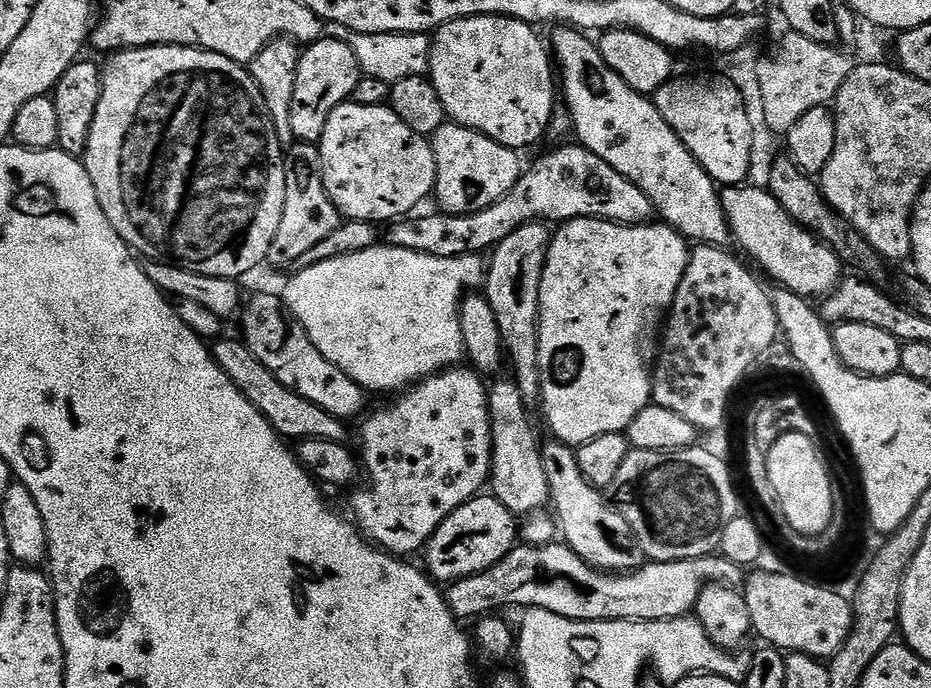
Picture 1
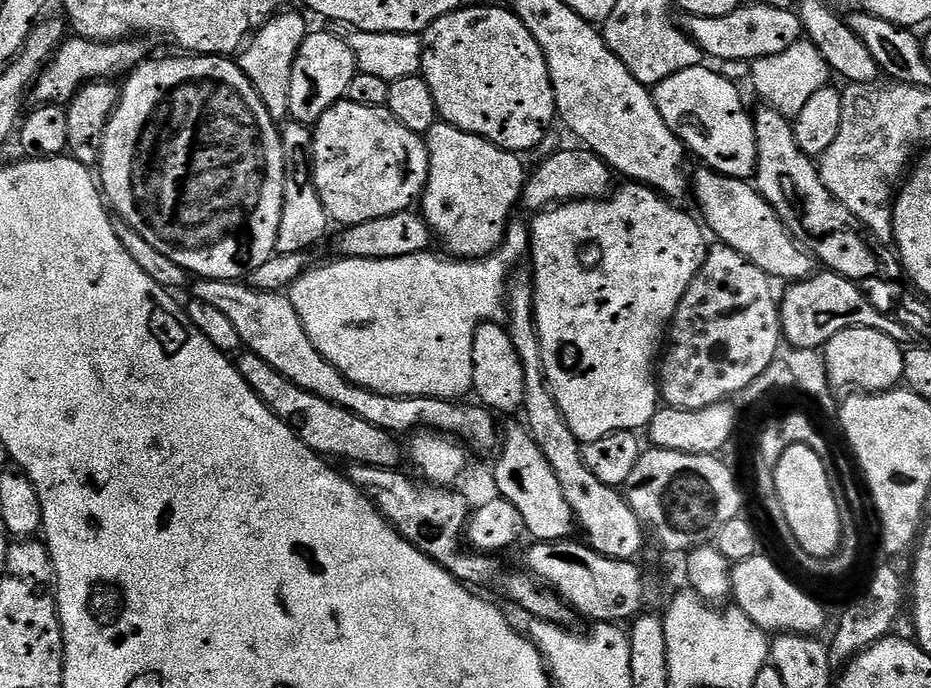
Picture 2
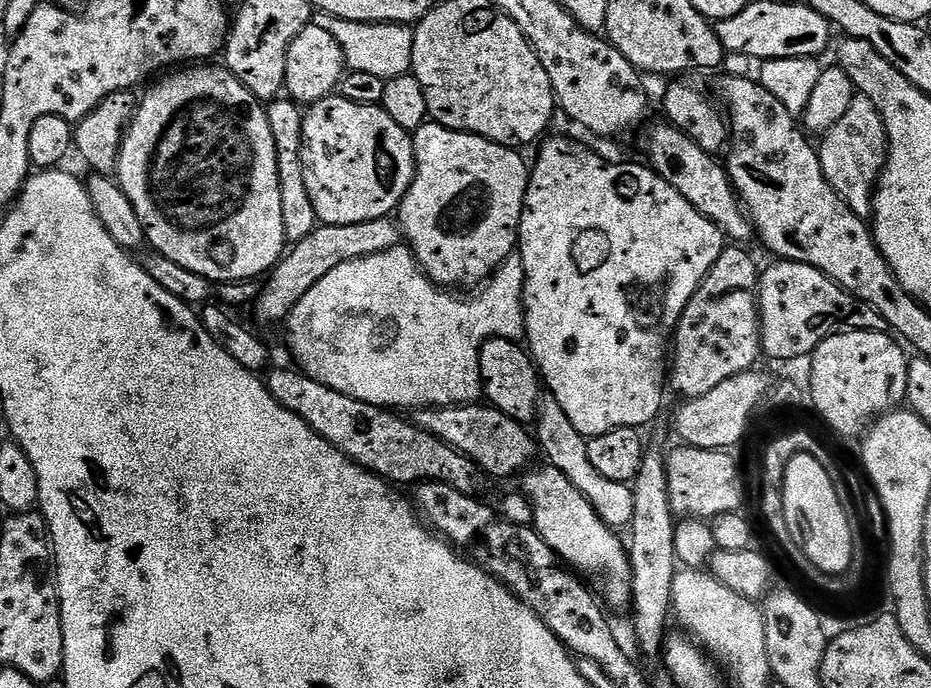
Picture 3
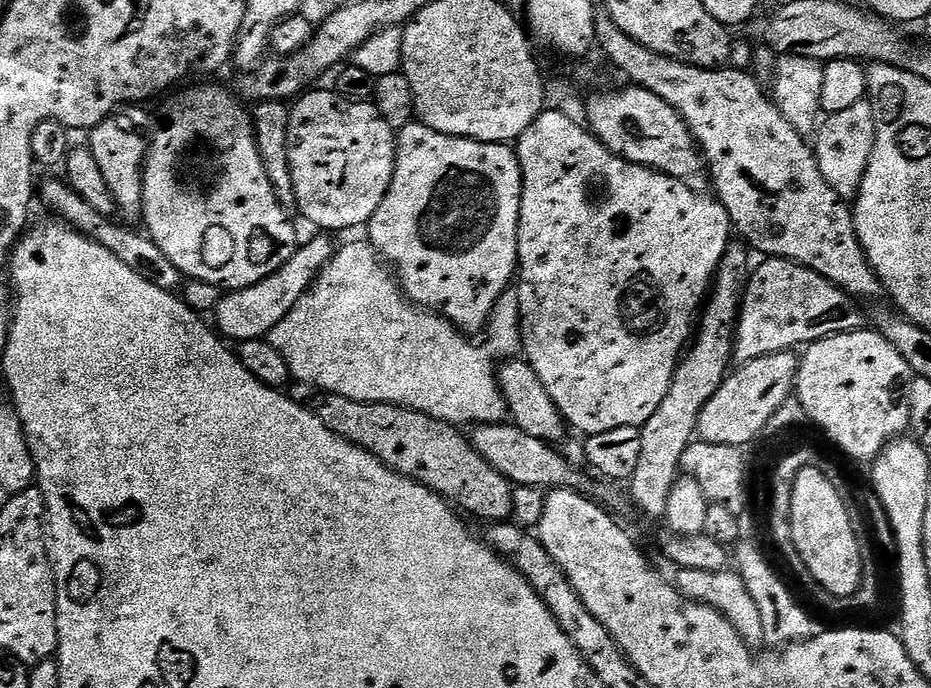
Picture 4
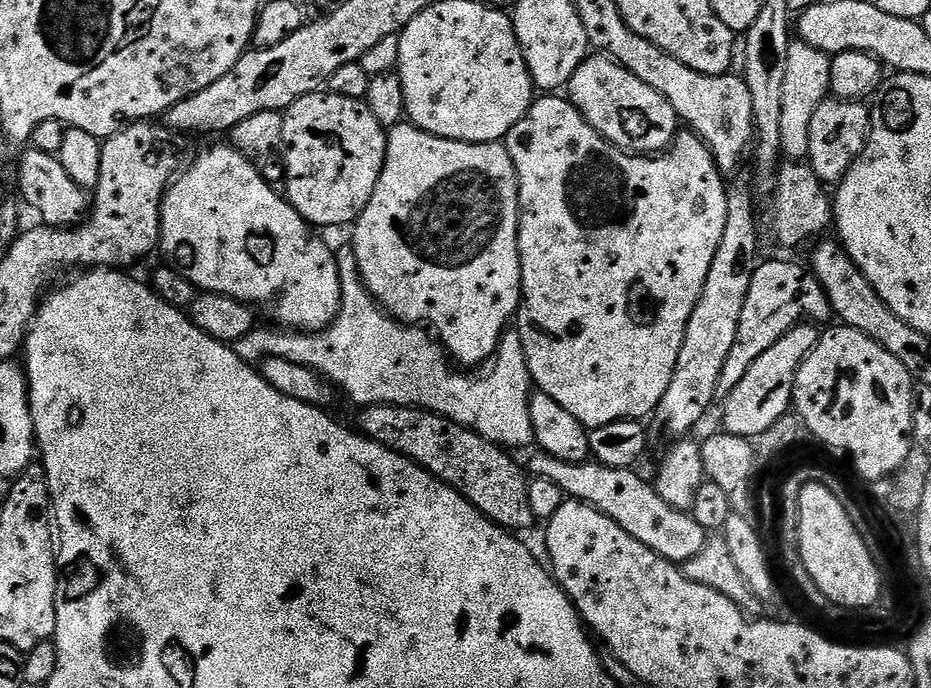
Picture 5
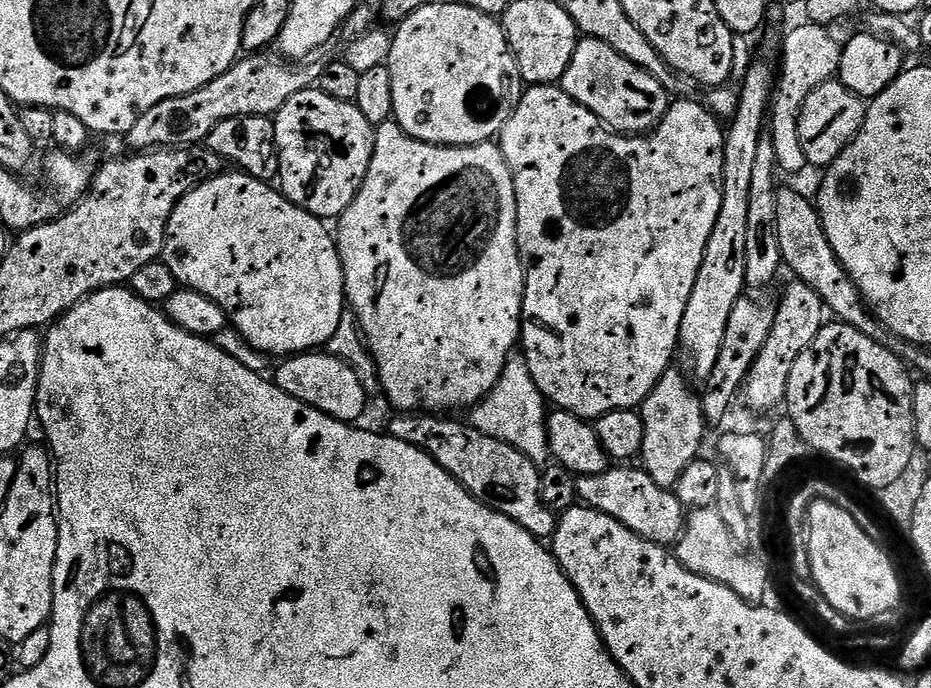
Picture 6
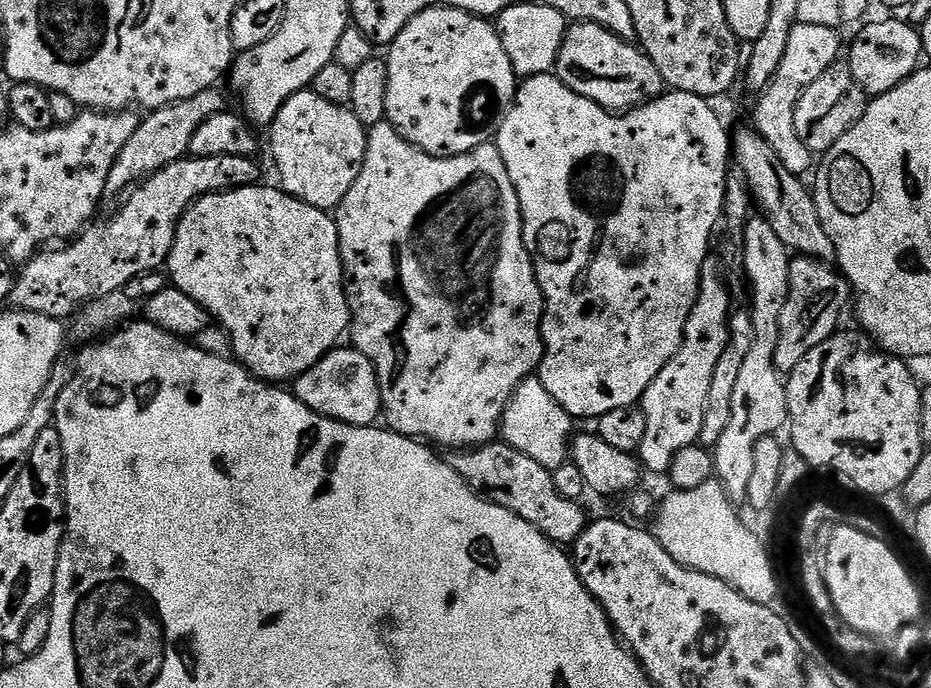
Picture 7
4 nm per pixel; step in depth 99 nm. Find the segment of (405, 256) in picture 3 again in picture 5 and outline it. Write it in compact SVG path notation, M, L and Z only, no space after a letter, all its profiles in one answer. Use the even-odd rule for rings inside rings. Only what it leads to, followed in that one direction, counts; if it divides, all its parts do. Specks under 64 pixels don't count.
M344 250L344 253L341 251L336 261L340 271L340 312L327 328L320 331L297 331L281 330L276 326L262 329L263 327L257 326L250 334L236 341L234 347L238 358L249 362L259 362L265 356L286 358L286 362L291 364L314 369L329 384L339 391L341 388L354 403L360 404L359 406L399 404L401 408L425 408L428 412L444 416L458 426L469 428L471 432L476 432L491 444L498 444L505 450L528 447L531 449L535 445L534 428L530 422L530 398L534 385L519 332L505 331L494 359L481 371L485 372L481 376L472 376L476 374L469 374L453 366L448 353L423 327L409 326L389 316L373 300L364 287L356 259L350 250Z

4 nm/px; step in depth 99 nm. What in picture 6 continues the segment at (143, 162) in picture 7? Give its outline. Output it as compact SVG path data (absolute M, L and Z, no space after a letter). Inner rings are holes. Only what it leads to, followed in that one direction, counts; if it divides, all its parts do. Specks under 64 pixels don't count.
M268 54L249 55L237 60L230 70L226 70L226 74L214 78L214 82L202 86L202 90L158 102L158 106L146 110L146 114L142 114L142 118L130 126L126 137L126 143L132 147L129 149L139 154L157 148L203 145L218 122L239 116L272 116L286 101L294 98L294 94L303 88L313 87L320 79L320 68L311 68L308 65L311 63L275 59L271 60Z

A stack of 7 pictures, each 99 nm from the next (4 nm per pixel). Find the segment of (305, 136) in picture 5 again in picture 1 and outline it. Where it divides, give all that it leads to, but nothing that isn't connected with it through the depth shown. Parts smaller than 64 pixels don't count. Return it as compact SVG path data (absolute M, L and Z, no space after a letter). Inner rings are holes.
M345 102L338 105L326 118L326 130L322 130L322 138L318 142L320 150L320 177L326 186L326 194L340 211L341 217L349 220L370 220L373 222L395 222L409 214L424 199L433 195L436 186L436 155L427 136L420 136L398 114L394 114L391 106L362 106Z

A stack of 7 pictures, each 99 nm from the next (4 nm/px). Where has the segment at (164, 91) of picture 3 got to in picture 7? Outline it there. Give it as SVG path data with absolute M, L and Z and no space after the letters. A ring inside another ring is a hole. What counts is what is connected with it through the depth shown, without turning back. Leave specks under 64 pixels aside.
M253 186L251 188L231 188L228 192L211 192L209 196L203 196L201 200L196 201L191 208L188 209L187 214L180 219L180 225L176 231L176 237L174 238L174 246L170 250L168 255L168 262L166 265L167 275L170 277L171 283L178 290L182 290L182 294L190 294L190 298L194 298L194 302L198 302L201 306L208 311L209 317L217 325L223 327L224 331L227 332L228 338L232 343L232 355L239 363L243 364L249 372L258 380L265 382L284 382L280 380L288 380L288 382L294 382L297 378L302 375L306 370L310 370L310 366L314 366L321 360L321 358L332 351L333 348L337 347L341 343L340 335L347 333L350 328L350 321L352 319L352 310L348 307L348 289L346 287L346 277L344 274L344 263L340 257L340 235L336 229L335 219L325 209L315 208L310 206L306 202L296 200L293 196L288 195L287 192L281 190L279 187L276 188L260 188L261 186Z

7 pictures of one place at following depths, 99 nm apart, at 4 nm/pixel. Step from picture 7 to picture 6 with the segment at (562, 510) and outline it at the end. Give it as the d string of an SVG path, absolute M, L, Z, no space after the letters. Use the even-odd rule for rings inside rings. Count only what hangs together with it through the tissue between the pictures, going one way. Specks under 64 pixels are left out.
M396 414L393 417L386 428L387 435L402 442L410 442L410 446L418 446L423 452L428 452L430 458L434 458L434 462L438 462L438 466L442 466L442 470L451 474L471 496L478 498L483 504L489 504L494 511L506 514L506 518L518 522L518 526L522 526L537 540L551 541L556 532L558 516L542 502L541 469L530 458L526 458L526 454L514 450L514 446L506 442L498 442L498 438L490 438L482 434L477 428L472 427L471 423L459 424L456 418L445 418L440 414Z

